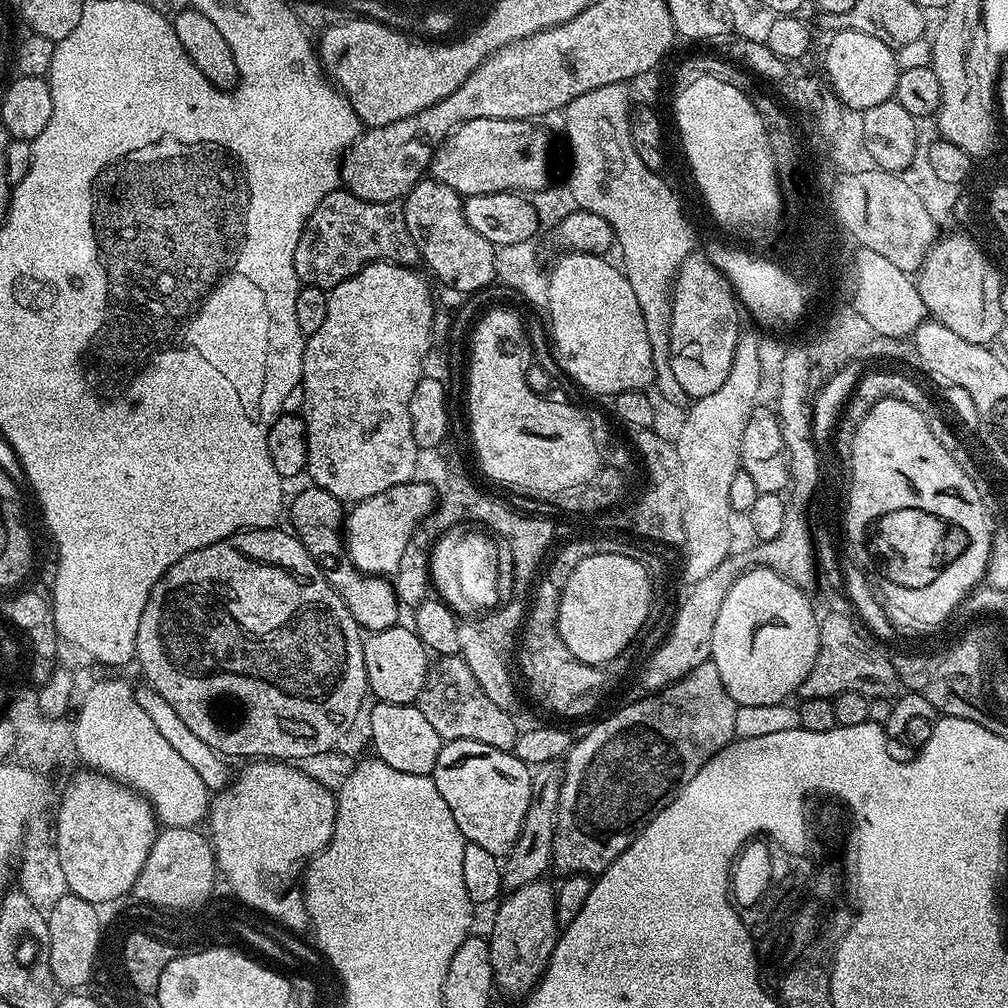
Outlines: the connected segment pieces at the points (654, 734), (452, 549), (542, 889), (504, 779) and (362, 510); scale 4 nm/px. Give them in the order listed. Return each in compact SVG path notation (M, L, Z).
M709 662L698 666L676 684L669 684L667 688L659 689L655 694L648 694L645 700L636 700L633 704L618 709L613 716L598 721L581 740L579 737L573 743L572 748L568 751L567 759L562 764L562 786L556 803L556 829L552 847L552 864L555 871L558 870L562 872L561 874L605 872L632 845L634 838L638 838L638 834L642 834L642 830L646 830L646 826L652 822L652 819L658 814L662 814L662 810L666 810L666 806L670 806L670 802L674 802L674 798L687 786L690 778L694 778L694 774L698 774L698 770L702 770L702 766L706 766L713 756L717 756L723 748L733 743L736 736L734 714L737 707L734 698L730 698L730 694L726 694L726 686L722 686L722 678L718 678L718 666Z
M458 526L450 532L441 533L437 540L429 553L433 589L437 597L460 616L495 609L499 605L499 581L502 577L495 539L481 529Z
M539 878L509 891L499 901L500 909L492 920L492 933L486 936L490 946L490 966L496 979L495 987L499 991L501 988L508 996L527 997L539 984L554 954L558 935L555 910L557 889L546 881Z
M449 740L438 754L434 779L438 794L446 798L446 806L454 814L454 822L462 830L469 844L484 844L486 850L497 854L509 851L516 840L517 831L524 825L524 811L532 801L532 773L529 765L523 764L516 756L473 740Z
M428 482L390 486L390 490L382 490L382 494L374 494L374 498L359 500L357 504L351 505L343 530L348 559L357 570L369 576L391 577L398 570L398 562L401 560L410 538L432 516L437 504L437 489Z

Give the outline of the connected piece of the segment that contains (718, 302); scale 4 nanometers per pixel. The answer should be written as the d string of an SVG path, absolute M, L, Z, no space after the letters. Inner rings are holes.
M693 254L685 258L682 266L676 271L676 279L672 282L670 293L672 301L672 317L670 318L670 370L674 370L674 378L678 386L682 386L685 397L693 401L713 394L722 386L730 373L734 361L735 346L742 333L738 301L723 274L711 265L702 254Z

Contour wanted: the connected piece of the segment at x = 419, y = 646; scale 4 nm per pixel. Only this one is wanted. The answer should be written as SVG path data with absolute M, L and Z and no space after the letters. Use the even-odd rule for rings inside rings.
M400 627L373 632L364 640L368 690L382 704L416 704L430 667L430 653L418 634L411 627Z

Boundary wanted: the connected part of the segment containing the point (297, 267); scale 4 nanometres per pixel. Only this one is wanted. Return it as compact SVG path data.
M337 190L326 194L322 202L316 204L314 214L304 227L304 233L298 238L298 250L294 250L294 270L301 285L330 290L338 282L346 282L358 270L375 260L388 260L391 264L416 266L421 263L418 246L410 238L410 230L404 221L404 205L400 202L366 202L346 190Z

